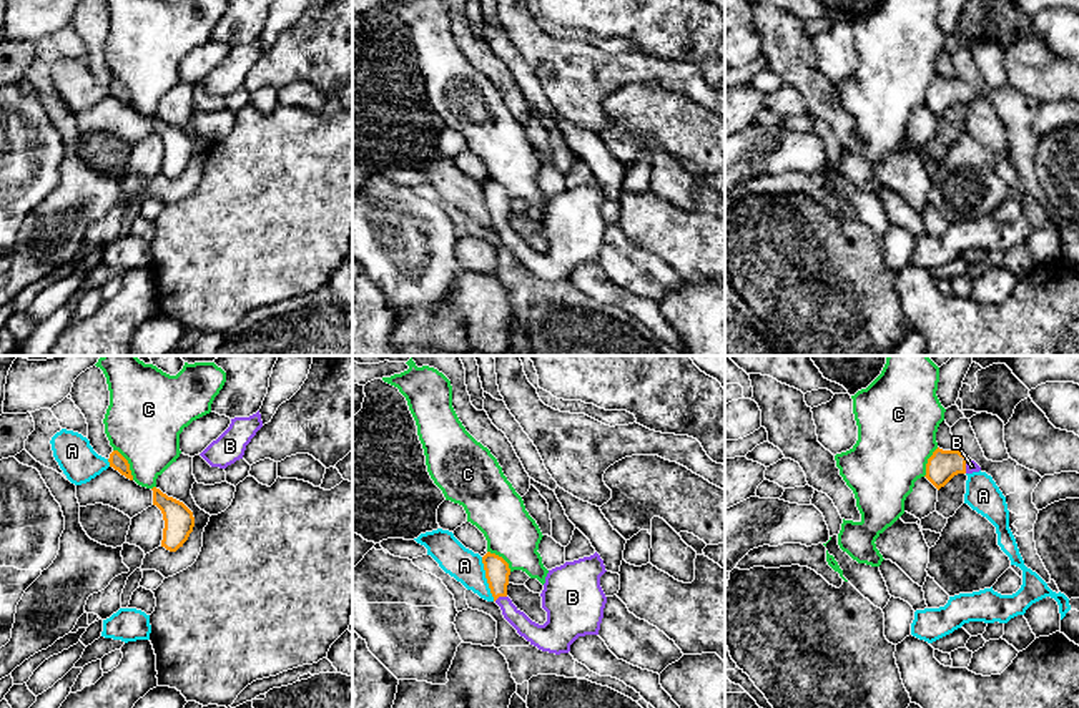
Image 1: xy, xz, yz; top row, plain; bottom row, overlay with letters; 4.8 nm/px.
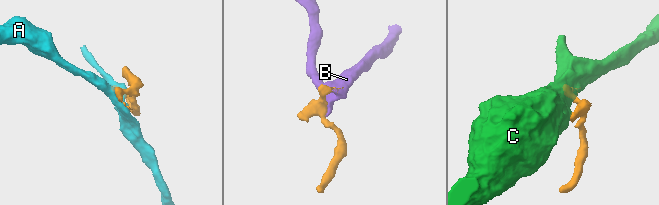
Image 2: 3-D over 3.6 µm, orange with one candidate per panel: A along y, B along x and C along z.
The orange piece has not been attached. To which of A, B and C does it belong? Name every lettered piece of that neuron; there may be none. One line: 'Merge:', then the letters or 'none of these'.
Merge: B

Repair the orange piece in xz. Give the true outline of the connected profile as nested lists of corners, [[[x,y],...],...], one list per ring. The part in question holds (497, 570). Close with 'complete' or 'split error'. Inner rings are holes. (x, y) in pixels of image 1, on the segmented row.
[[[490,552],[482,557],[482,563],[494,602],[530,645],[560,655],[569,653],[579,637],[599,635],[607,603],[600,577],[607,570],[597,552],[549,570],[540,593],[547,612],[544,625],[532,622],[507,597],[509,563]]]; split error

